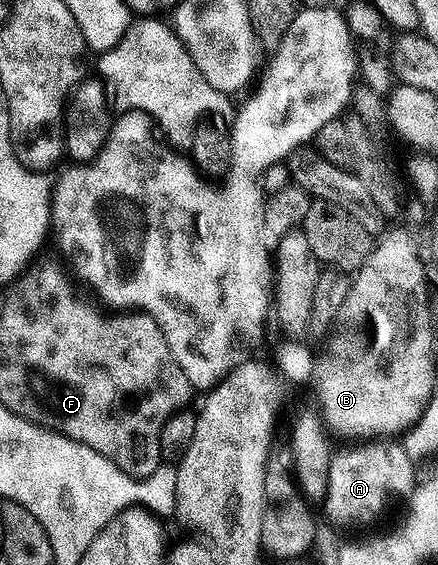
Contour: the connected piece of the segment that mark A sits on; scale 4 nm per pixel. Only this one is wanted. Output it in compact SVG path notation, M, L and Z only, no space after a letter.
M359 443L354 447L344 453L336 452L330 458L327 496L321 502L321 509L335 525L371 525L378 519L387 497L394 493L410 494L417 484L412 458L402 444Z

